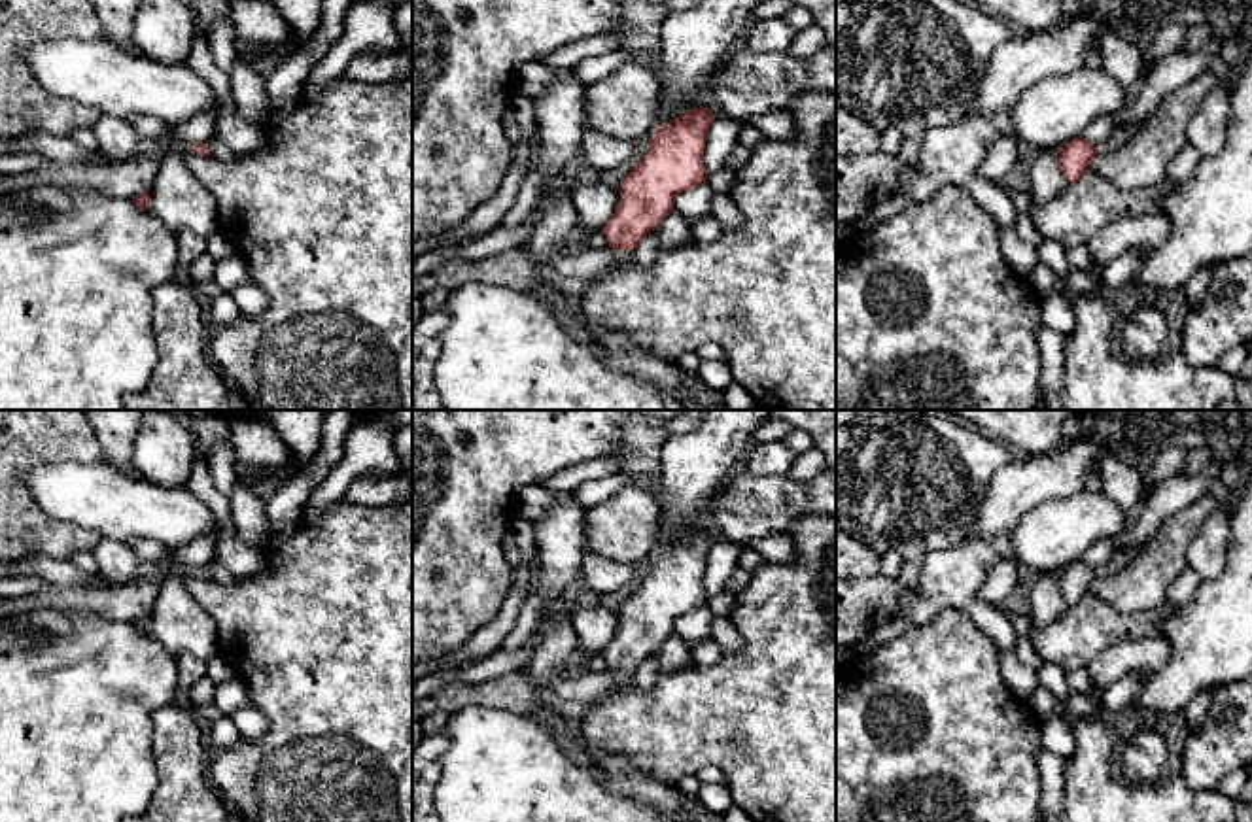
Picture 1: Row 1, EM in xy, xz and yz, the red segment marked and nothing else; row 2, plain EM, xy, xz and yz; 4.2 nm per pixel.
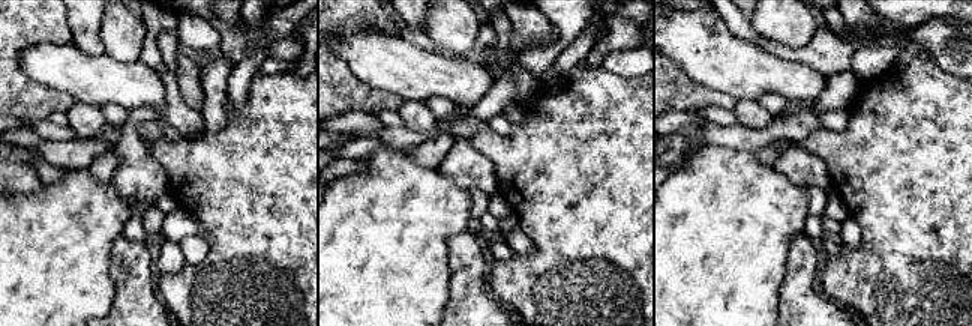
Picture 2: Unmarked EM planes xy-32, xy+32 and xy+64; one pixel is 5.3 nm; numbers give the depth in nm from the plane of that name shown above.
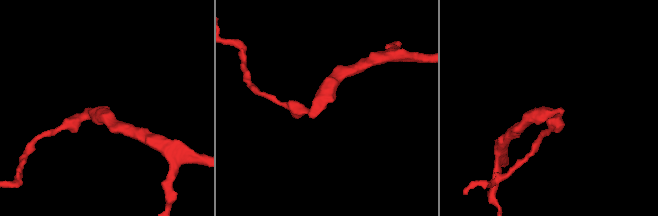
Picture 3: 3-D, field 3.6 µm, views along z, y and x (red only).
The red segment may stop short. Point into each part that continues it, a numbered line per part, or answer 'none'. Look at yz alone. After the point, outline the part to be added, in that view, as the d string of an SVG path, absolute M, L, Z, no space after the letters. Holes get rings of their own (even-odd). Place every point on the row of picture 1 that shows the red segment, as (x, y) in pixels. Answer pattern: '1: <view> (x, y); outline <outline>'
1: yz (1120, 135); outline M1133 123L1125 127L1116 125L1116 128L1106 138L1095 144L1097 153L1108 153L1120 149L1142 128L1142 125L1144 123Z

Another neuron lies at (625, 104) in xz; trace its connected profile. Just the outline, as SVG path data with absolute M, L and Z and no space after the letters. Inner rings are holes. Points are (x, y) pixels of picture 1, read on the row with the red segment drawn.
M628 62L584 87L584 119L603 136L635 140L658 121L658 81L643 64Z

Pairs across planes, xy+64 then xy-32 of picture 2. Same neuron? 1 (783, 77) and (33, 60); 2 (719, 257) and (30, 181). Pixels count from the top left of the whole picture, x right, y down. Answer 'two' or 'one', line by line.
1: one
2: two

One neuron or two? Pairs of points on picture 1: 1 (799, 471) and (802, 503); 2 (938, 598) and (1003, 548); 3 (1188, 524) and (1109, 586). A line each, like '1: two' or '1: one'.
1: two
2: one
3: one

